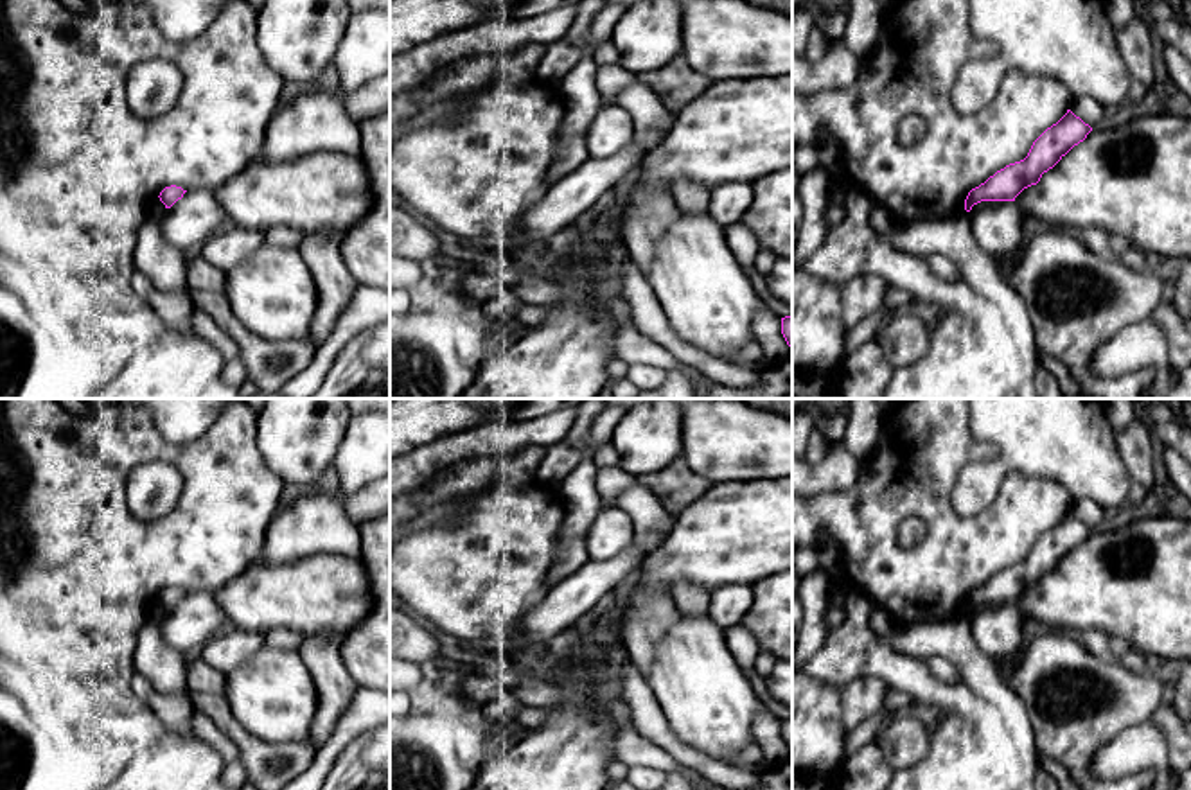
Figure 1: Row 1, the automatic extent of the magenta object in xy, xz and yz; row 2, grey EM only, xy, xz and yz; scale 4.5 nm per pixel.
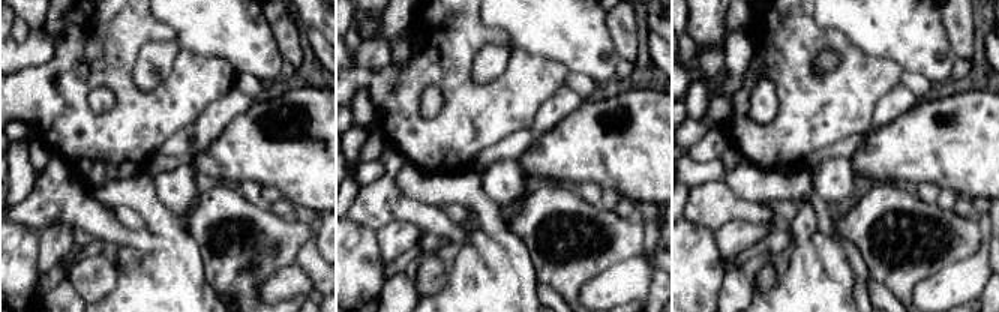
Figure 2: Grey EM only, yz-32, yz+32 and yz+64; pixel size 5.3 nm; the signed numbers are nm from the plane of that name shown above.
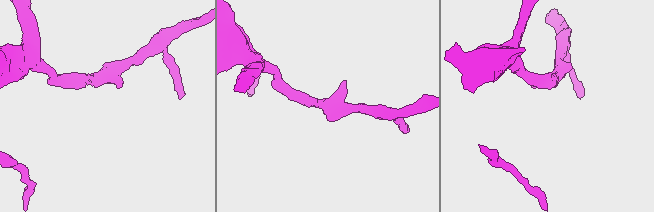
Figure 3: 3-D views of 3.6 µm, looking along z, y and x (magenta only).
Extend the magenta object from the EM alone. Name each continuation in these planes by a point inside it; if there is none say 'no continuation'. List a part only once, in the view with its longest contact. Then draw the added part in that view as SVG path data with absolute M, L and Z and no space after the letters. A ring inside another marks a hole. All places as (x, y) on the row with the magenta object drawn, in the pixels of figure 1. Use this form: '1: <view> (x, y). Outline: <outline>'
no continuation

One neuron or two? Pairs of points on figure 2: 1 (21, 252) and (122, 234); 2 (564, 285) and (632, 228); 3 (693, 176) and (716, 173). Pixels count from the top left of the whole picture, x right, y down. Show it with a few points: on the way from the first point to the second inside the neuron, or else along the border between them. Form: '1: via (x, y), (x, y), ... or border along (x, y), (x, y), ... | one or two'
1: border along (15, 221), (39, 233) | two
2: via (582, 267), (587, 263), (596, 263), (615, 246) | one
3: via (699, 173), (710, 173) | one

